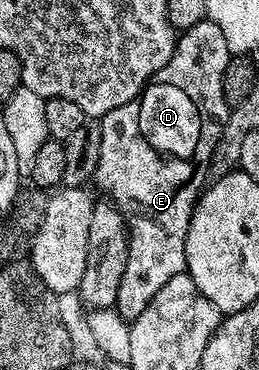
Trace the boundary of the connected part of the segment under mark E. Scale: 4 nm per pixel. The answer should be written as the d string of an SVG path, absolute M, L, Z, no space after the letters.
M206 20L183 31L177 39L171 60L159 68L161 76L173 80L173 88L177 86L177 90L189 98L197 116L197 140L193 150L185 156L163 150L147 138L141 128L143 100L139 96L99 119L101 143L93 182L125 217L125 227L129 230L127 268L123 268L115 307L120 318L138 318L155 292L159 292L171 276L186 273L187 228L199 191L207 178L209 161L213 159L213 151L217 149L231 109L223 96L223 72L230 57L227 40L219 24Z

